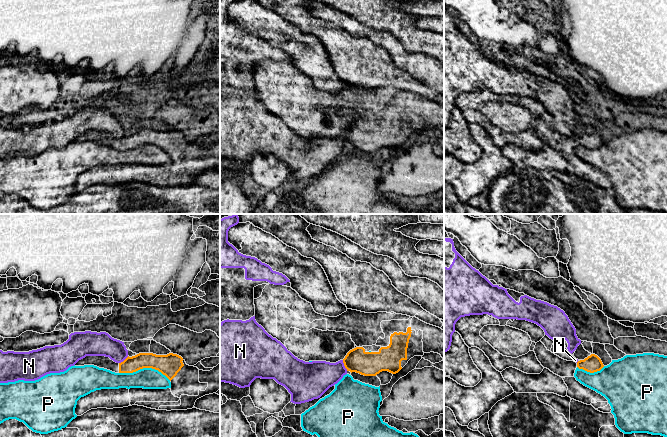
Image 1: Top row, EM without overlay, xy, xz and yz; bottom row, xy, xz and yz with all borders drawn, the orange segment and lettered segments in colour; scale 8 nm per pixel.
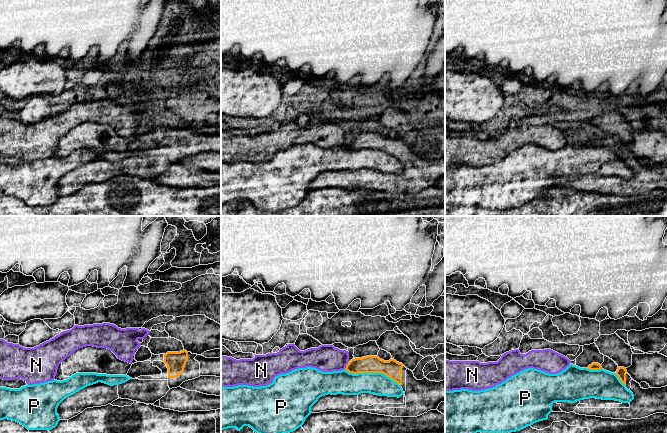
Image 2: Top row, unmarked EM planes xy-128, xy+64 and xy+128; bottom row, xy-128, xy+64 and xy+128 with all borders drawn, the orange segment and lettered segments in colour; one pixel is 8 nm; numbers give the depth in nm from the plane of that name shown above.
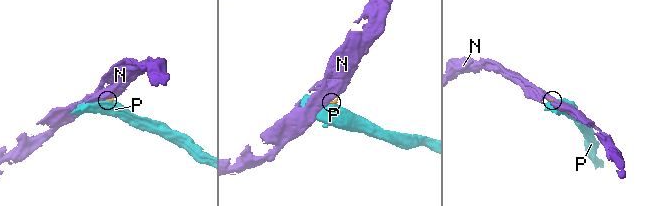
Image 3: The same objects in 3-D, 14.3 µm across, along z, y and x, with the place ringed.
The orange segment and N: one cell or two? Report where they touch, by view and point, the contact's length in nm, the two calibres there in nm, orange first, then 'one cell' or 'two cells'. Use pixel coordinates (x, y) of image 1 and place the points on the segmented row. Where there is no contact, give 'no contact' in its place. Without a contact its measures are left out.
xz (344, 365) | 100 nm | 190/260 nm | two cells

